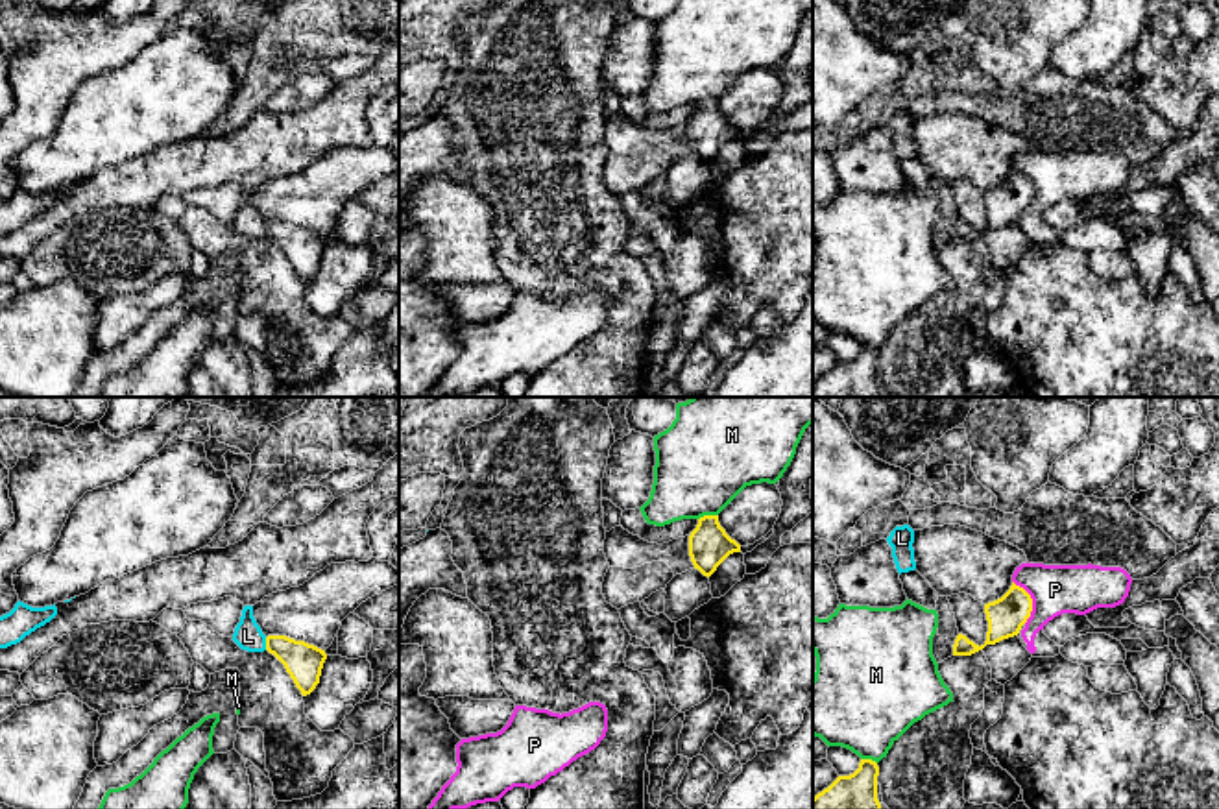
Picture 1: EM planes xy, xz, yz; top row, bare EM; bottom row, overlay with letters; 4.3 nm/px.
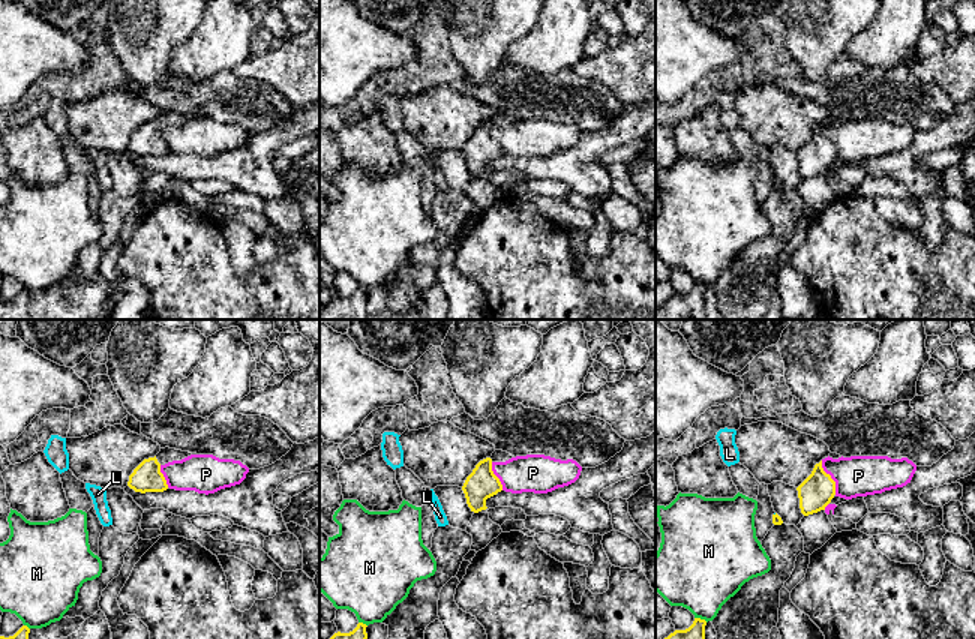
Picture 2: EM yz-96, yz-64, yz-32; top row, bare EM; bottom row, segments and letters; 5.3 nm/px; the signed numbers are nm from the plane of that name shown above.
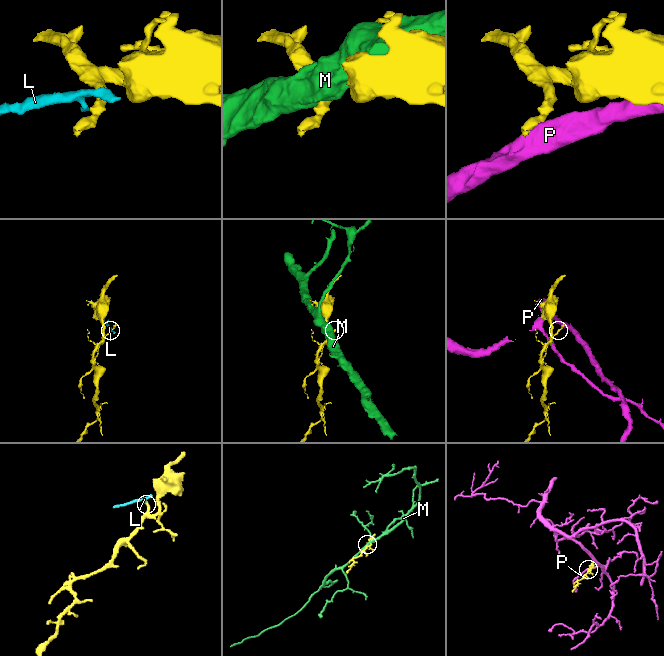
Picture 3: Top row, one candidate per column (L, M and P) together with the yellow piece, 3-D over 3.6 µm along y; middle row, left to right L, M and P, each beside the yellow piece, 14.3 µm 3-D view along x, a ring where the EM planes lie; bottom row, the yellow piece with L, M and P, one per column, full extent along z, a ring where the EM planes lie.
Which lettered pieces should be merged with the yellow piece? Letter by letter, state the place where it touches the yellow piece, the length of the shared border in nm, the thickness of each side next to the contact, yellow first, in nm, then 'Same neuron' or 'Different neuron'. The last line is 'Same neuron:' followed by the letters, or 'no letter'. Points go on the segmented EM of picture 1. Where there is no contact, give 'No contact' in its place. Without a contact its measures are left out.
L: Touches yellow at xy (266, 643). Shared border 60 nm. Thickness 170 nm (yellow) against 120 nm. Different neuron
M: Touches yellow at xz (708, 516). Shared border 90 nm. Thickness 180 nm (yellow) against 420 nm. Different neuron
P: Touches yellow at yz (1031, 601). Shared border 200 nm. Thickness 160 nm (yellow) against 220 nm. Different neuron
Same neuron: no letter

